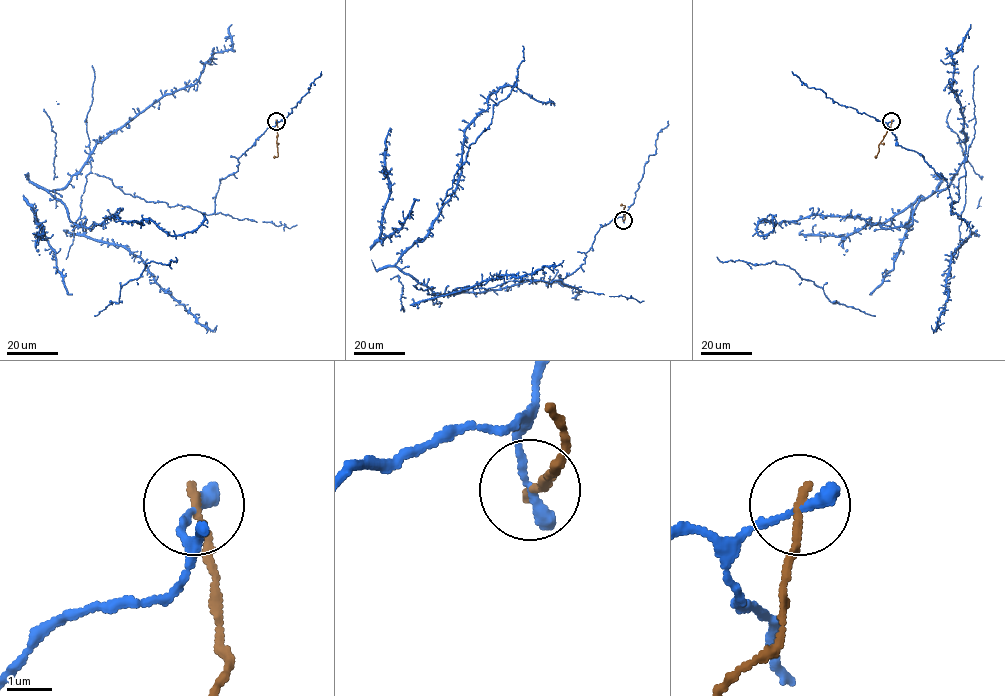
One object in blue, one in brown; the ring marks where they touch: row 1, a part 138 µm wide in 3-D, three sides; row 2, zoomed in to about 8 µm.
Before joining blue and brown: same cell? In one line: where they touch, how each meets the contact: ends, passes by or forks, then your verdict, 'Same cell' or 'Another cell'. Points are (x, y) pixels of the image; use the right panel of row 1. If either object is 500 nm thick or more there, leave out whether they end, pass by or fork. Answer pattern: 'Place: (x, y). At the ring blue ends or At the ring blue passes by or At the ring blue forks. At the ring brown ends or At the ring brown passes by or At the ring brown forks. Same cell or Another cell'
Place: (891, 121). At the ring blue ends. At the ring brown ends. Another cell

